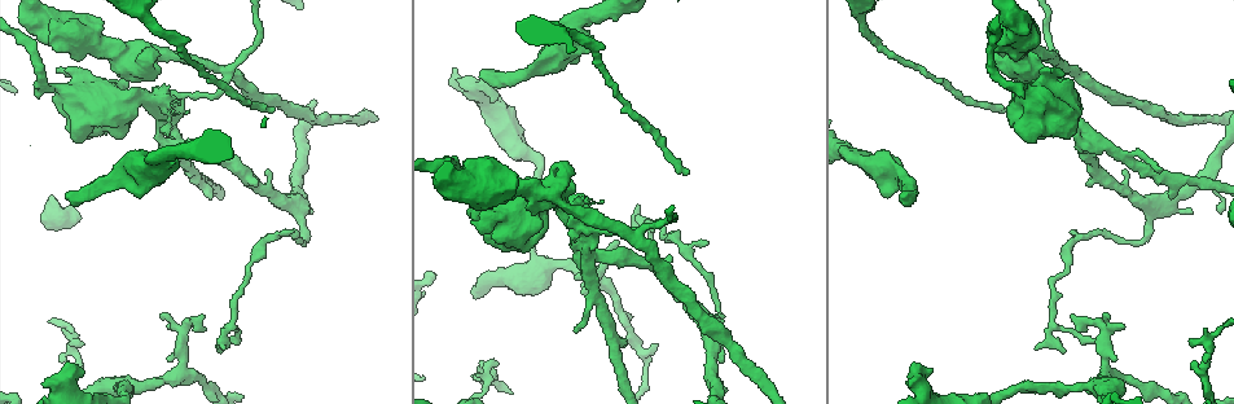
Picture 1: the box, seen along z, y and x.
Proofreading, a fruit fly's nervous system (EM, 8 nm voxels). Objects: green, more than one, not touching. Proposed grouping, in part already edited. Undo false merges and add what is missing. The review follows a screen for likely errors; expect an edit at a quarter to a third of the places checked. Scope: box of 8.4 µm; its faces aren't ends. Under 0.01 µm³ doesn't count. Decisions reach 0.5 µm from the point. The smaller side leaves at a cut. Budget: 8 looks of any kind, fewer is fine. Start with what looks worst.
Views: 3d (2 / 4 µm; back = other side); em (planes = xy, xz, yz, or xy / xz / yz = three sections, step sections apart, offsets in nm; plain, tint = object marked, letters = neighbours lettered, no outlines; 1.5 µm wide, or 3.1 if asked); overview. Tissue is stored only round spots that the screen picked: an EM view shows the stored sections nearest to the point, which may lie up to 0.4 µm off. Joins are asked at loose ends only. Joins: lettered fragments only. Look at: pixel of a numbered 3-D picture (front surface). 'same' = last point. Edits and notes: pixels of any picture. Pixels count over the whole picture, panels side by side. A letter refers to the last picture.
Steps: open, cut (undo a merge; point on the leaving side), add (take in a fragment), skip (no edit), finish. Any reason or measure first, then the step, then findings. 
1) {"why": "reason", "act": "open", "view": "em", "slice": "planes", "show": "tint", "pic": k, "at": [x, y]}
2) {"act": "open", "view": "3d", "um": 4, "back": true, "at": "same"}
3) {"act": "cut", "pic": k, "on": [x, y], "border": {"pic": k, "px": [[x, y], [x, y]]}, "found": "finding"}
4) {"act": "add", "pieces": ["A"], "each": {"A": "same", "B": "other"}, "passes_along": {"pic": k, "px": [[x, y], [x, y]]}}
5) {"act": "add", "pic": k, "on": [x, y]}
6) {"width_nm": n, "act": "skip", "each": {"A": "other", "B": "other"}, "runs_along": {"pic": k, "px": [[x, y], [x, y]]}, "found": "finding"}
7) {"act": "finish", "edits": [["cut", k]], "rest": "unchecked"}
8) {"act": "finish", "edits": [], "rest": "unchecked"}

{"why": "long arm stops here", "act": "open", "view": "em", "slice": "yz", "step": 8, "show": "letters", "pic": 1, "at": [901, 193]}

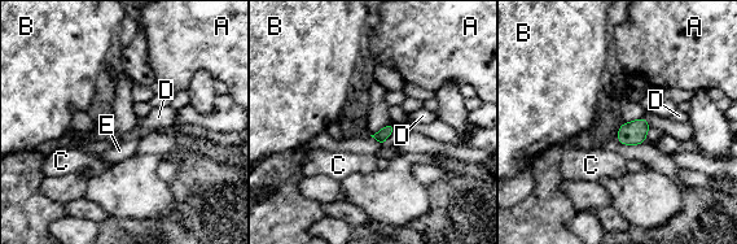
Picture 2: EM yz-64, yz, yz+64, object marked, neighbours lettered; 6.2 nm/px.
{"act": "open", "view": "em", "slice": "planes", "show": "letters", "at": "same"}

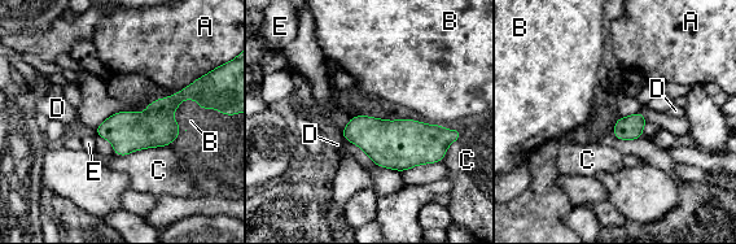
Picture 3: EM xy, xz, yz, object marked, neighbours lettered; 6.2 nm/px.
{"width_nm": 150, "act": "skip", "each": {"A": "other", "B": "other", "C": "other", "D": "other", "E": "other"}, "border": {"pic": 3, "px": [[169, 144], [126, 155], [113, 152]]}, "found": "none of them fits"}

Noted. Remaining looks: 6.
{"why": "an open end", "act": "open", "view": "em", "slice": "planes", "show": "letters", "pic": 1, "at": [80, 372]}

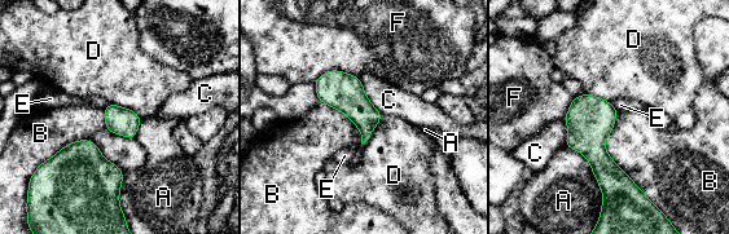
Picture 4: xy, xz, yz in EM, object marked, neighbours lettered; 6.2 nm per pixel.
{"act": "skip", "each": {"A": "other", "B": "other", "C": "other", "D": "other", "E": "other", "F": "other"}, "border": {"pic": 4, "px": [[359, 78], [365, 96], [382, 114]]}, "found": "none of them fits"}

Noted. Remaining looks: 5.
{"why": "long arm stops here", "act": "open", "view": "3d", "um": 4, "pic": 1, "at": [1004, 110]}

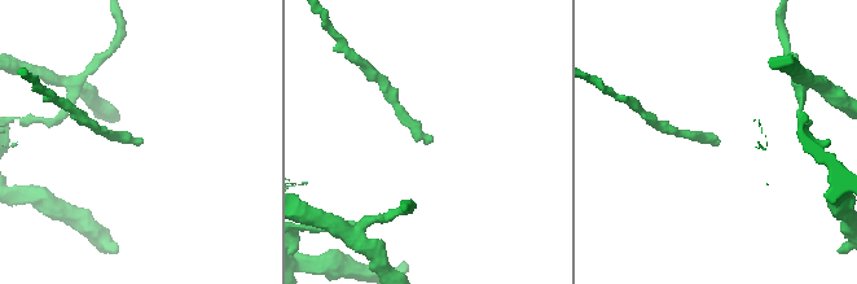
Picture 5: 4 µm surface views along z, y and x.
{"act": "open", "view": "em", "slice": "planes", "show": "letters", "pic": 5, "at": [433, 141]}

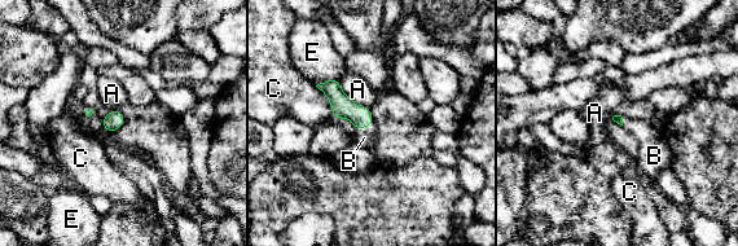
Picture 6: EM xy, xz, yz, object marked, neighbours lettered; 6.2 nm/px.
{"longest_contact_nm": ["A", 280], "act": "add", "pieces": ["B"], "each": {"A": "other", "B": "same", "C": "other", "E": "other"}, "found": "it goes on there"}

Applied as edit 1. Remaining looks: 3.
{"act": "finish", "edits": [["add", 6]], "rest": "unchecked"}

